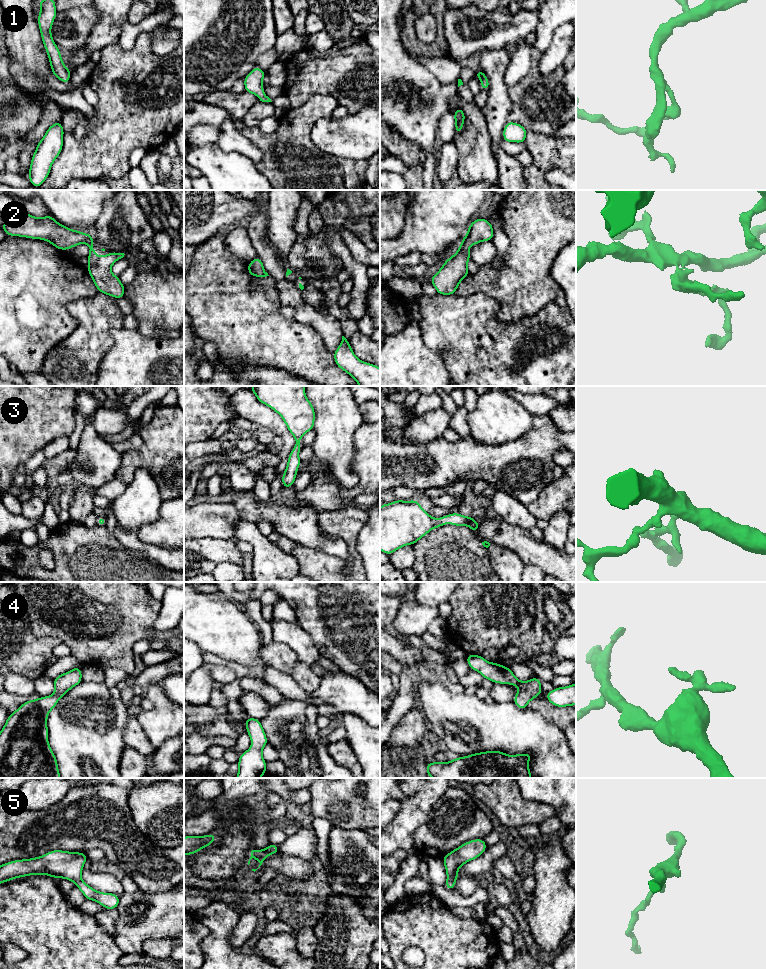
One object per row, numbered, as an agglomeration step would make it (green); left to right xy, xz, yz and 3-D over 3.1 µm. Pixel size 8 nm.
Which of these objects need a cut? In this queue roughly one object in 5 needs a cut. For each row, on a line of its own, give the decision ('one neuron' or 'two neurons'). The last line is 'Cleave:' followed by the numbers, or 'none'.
1: one neuron
2: one neuron
3: one neuron
4: one neuron
5: one neuron
Cleave: none

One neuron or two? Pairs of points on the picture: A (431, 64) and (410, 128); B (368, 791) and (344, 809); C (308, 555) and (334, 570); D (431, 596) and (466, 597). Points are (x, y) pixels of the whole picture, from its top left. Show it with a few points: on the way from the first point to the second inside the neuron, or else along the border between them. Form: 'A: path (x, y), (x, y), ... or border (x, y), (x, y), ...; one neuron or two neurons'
A: border (411, 54), (442, 83), (448, 83); two neurons
B: path (362, 797), (350, 803); one neuron
C: path (314, 561), (324, 570), (328, 570); one neuron
D: border (454, 592), (448, 601); two neurons

